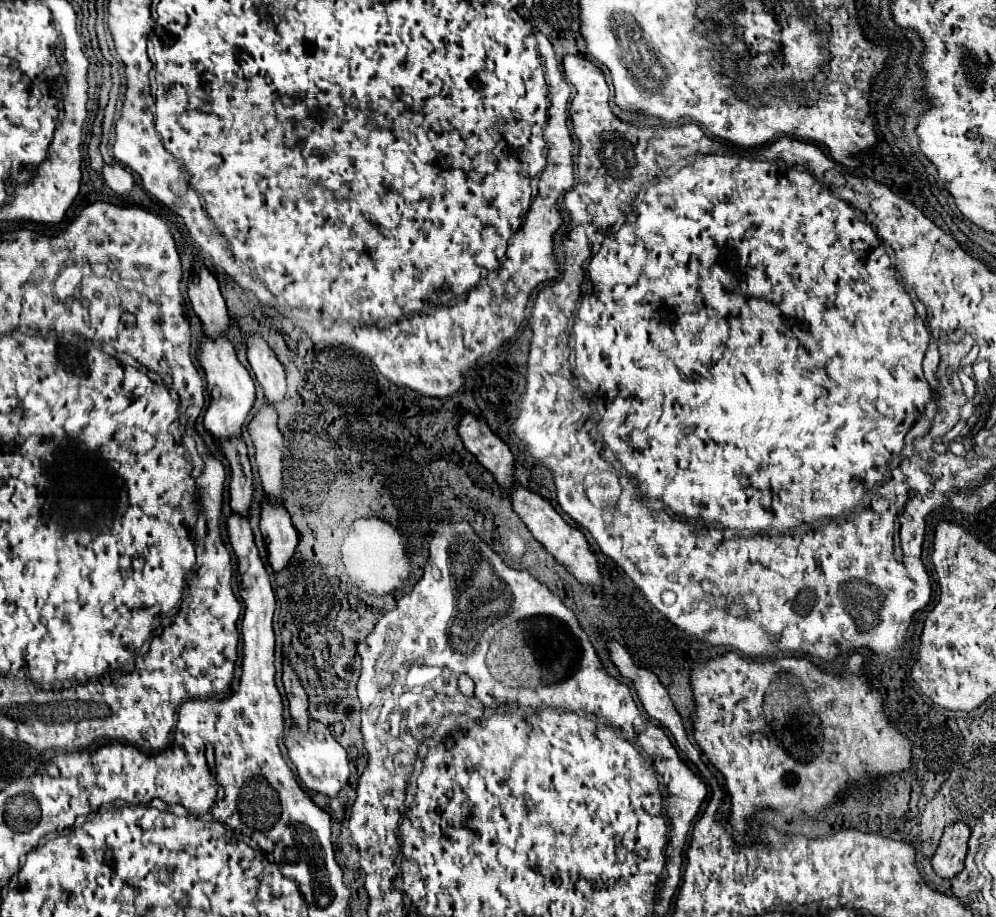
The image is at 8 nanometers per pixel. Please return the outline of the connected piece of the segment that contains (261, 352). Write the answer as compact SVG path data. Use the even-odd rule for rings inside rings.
M248 334L246 346L248 362L260 386L264 388L264 396L270 404L280 402L286 396L286 376L276 354L270 350L268 342L260 334Z

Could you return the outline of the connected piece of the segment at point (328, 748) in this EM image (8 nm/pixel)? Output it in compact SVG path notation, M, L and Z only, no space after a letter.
M310 718L308 722L308 730L302 732L296 724L290 726L290 732L284 738L284 744L288 748L288 758L294 762L300 780L306 784L306 788L310 788L312 792L322 792L328 796L338 794L338 790L348 782L348 774L350 774L350 764L348 764L348 754L346 750L334 740L334 736L330 734L330 730Z

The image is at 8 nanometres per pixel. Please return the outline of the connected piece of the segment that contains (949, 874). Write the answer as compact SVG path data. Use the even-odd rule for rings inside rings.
M954 822L944 828L940 846L932 858L934 872L942 878L954 878L964 868L964 858L968 852L970 828L966 822Z

